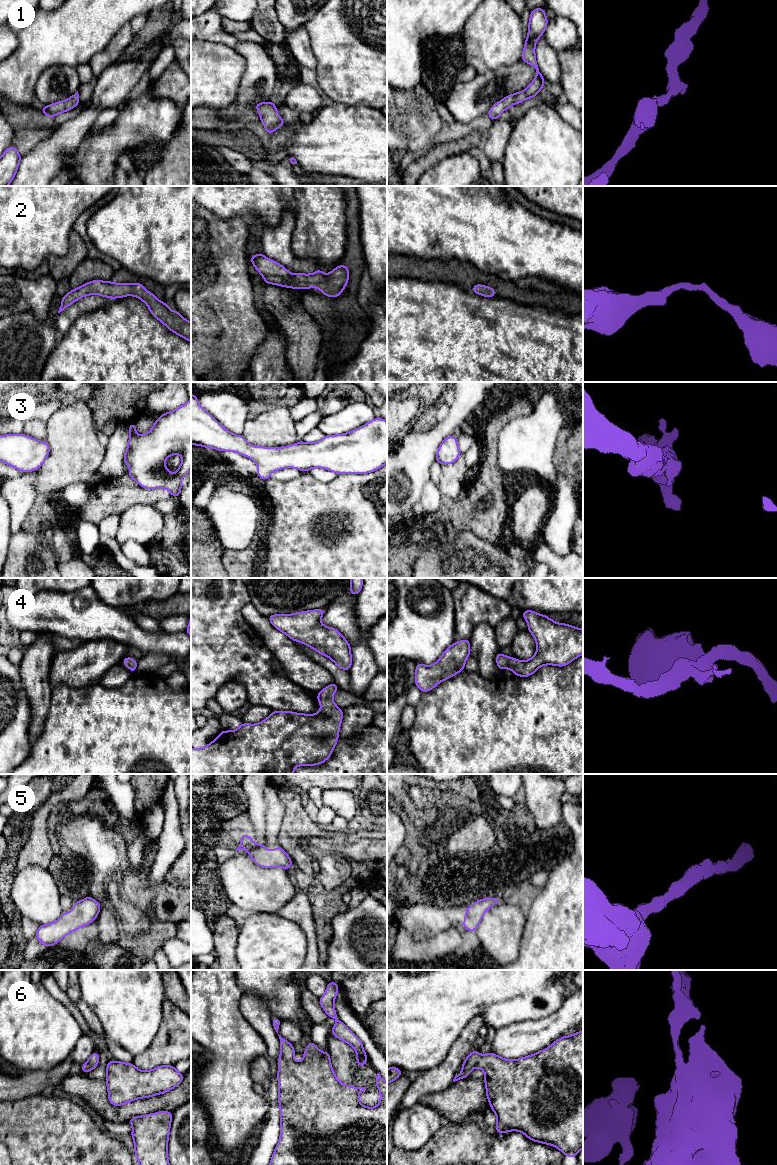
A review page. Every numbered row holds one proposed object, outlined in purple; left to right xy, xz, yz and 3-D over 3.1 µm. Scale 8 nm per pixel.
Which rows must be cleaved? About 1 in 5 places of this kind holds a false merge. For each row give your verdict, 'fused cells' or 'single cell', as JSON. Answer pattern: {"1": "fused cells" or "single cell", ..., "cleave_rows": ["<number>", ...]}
{"1": "single cell", "2": "single cell", "3": "single cell", "4": "single cell", "5": "single cell", "6": "single cell", "cleave_rows": []}

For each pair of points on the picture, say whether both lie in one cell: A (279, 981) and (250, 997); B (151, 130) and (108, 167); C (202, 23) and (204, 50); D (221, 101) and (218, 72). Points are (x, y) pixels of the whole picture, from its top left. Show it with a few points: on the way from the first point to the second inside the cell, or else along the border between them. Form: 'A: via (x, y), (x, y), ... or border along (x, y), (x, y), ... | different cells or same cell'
A: border along (244, 992), (253, 992), (264, 1003), (269, 1013) | different cells
B: via (138, 130), (135, 130), (111, 154) | same cell
C: border along (201, 39), (221, 42), (226, 45) | different cells
D: via (219, 94), (218, 79) | same cell

